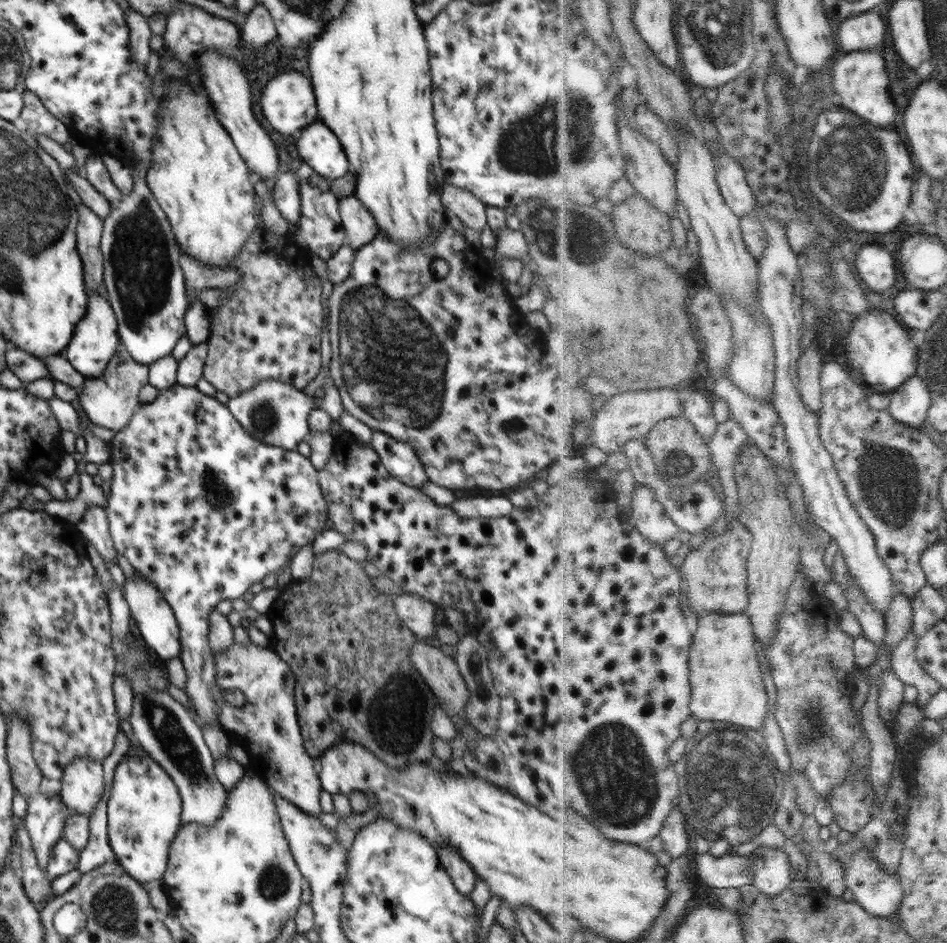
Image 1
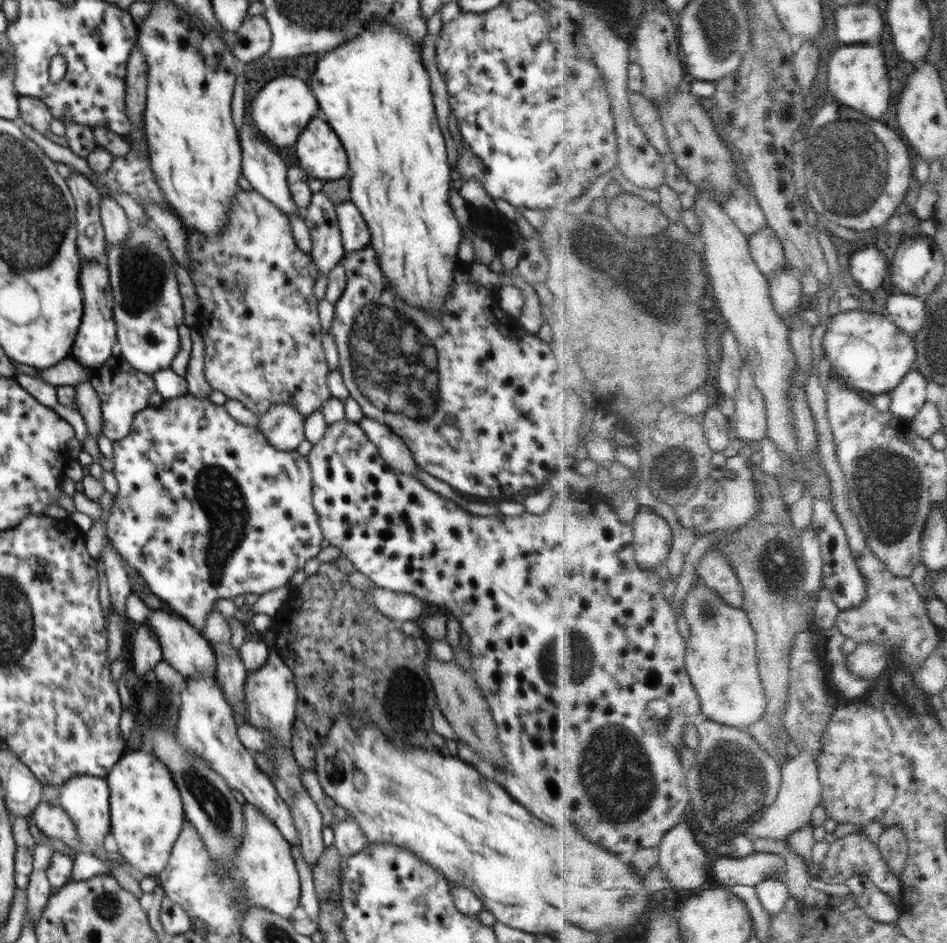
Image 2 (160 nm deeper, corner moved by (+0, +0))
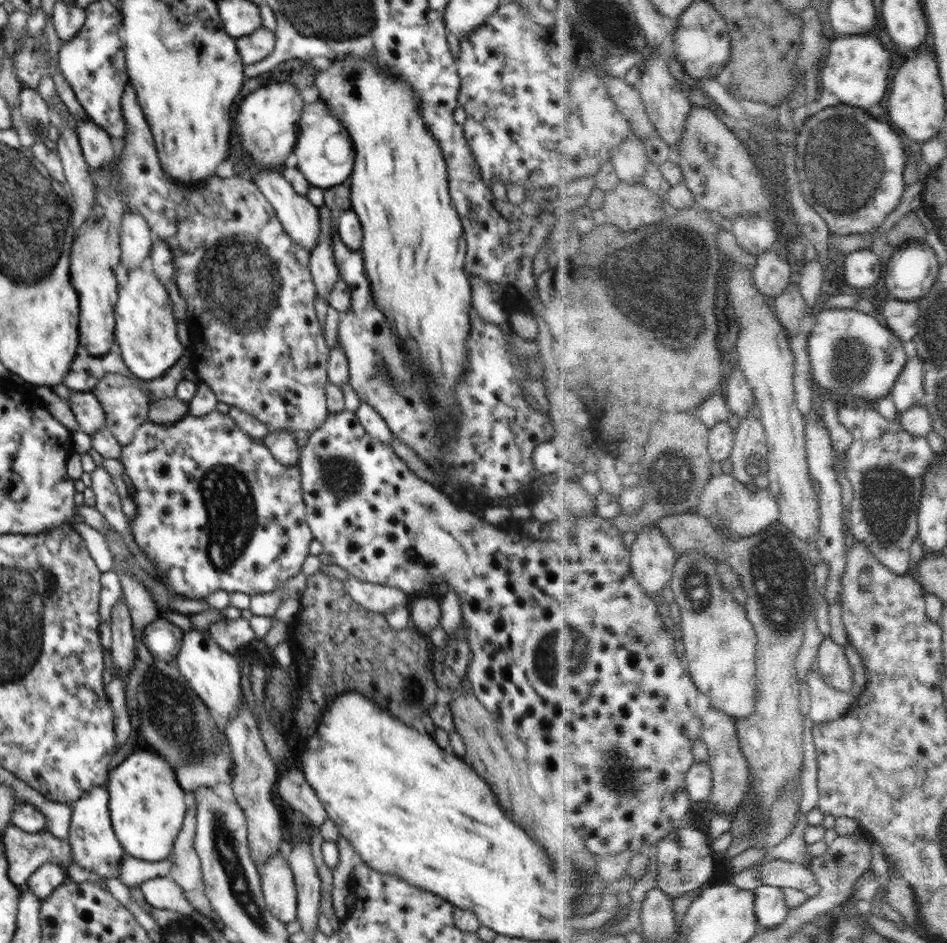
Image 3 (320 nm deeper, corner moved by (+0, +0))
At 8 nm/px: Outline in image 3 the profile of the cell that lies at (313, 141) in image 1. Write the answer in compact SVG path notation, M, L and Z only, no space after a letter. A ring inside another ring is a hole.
M320 98L311 103L304 103L293 153L296 154L297 169L312 187L326 189L347 184L352 174L355 150L348 130L337 116L338 113Z

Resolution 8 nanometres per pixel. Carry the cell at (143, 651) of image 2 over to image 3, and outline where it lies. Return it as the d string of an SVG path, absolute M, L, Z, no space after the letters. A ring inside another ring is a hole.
M165 618L147 624L142 640L157 663L171 664L178 654L183 639L183 630Z

